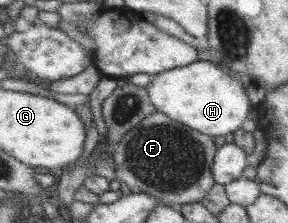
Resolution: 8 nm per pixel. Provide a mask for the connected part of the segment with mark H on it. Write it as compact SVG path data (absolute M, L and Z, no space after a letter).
M200 60L186 68L173 68L151 77L147 89L158 111L204 134L226 136L239 131L255 108L240 81L238 74L222 64L216 66Z

